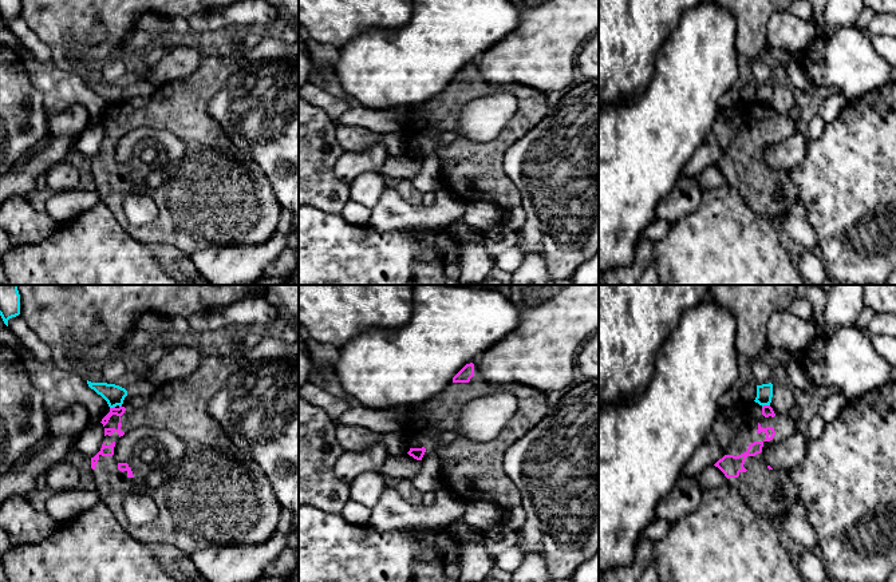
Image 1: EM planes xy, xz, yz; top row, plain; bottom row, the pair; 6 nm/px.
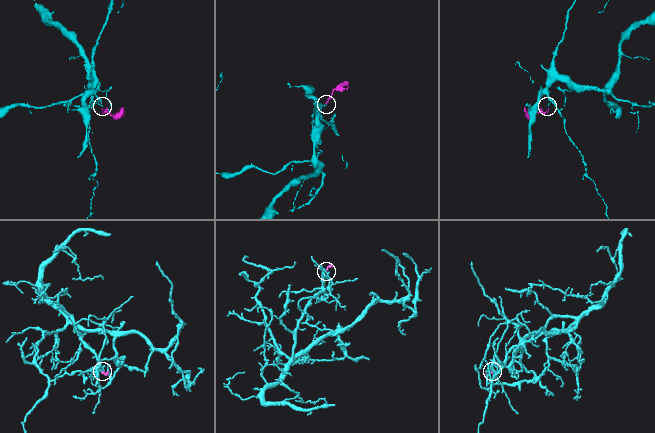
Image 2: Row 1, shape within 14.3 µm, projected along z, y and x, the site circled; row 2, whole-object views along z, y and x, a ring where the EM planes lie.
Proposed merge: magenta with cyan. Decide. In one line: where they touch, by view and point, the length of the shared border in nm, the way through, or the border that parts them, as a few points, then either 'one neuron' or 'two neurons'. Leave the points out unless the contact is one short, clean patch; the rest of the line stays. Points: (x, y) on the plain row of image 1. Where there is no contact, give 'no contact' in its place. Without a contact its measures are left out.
meets magenta in yz at (765, 106); contact 50 nm long; border along yz (769, 105), (762, 107); two neurons

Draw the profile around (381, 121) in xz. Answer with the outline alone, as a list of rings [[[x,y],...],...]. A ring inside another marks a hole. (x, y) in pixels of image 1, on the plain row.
[[[356,103],[335,123],[338,126],[360,126],[380,134],[404,130],[396,120],[395,108],[372,110]]]

